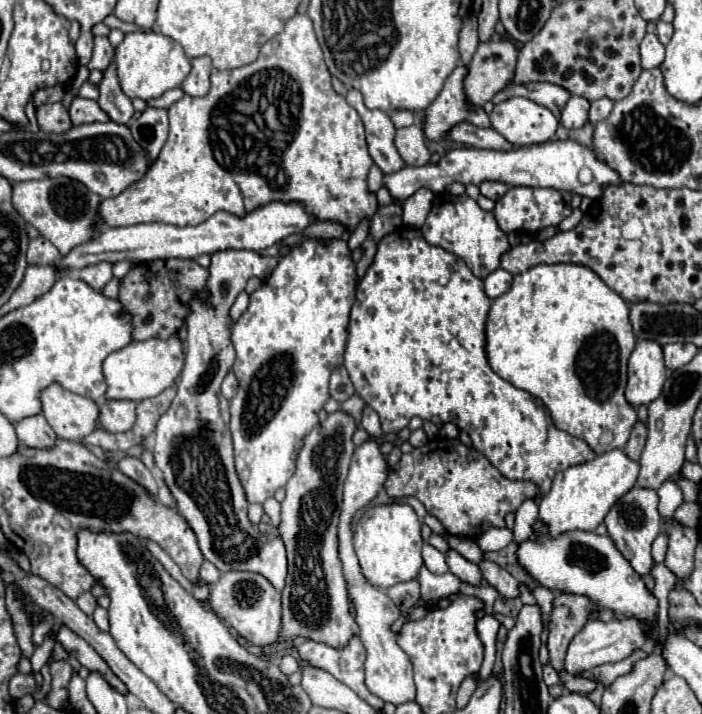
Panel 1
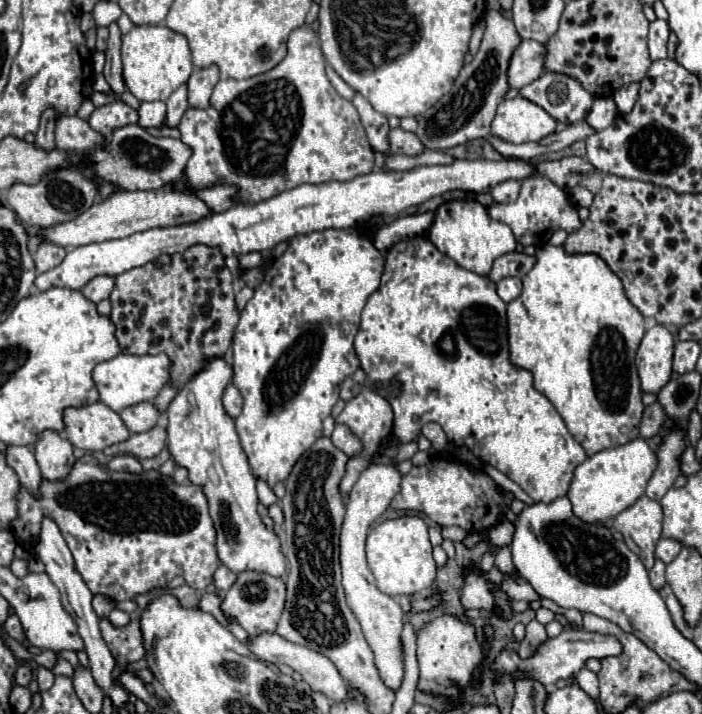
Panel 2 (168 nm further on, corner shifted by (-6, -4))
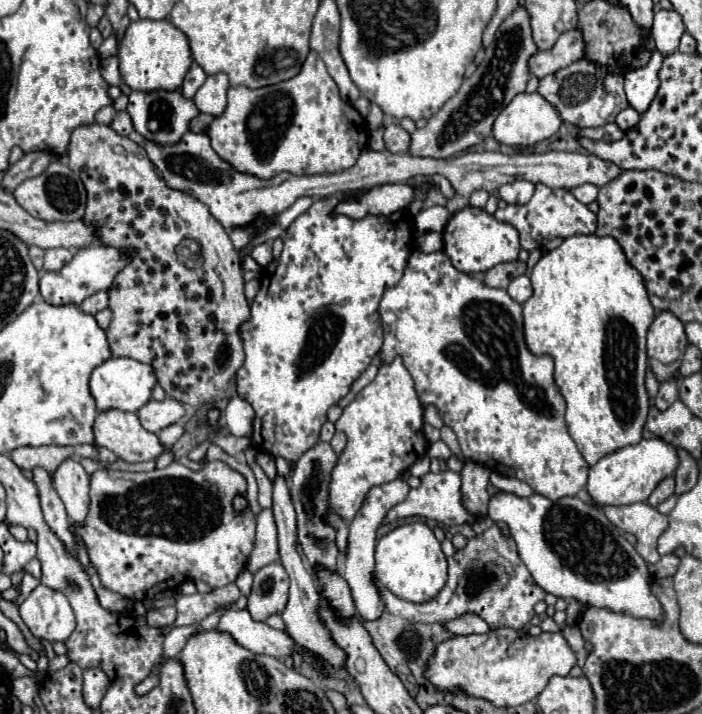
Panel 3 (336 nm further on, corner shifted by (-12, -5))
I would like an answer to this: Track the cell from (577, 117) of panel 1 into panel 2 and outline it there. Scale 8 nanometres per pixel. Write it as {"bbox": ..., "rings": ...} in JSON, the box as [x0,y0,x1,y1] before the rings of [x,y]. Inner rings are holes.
{"bbox":[586,96,618,130],"rings":[[[600,96],[594,100],[594,104],[586,116],[586,122],[592,128],[602,130],[602,128],[608,128],[616,116],[618,116],[618,110],[616,110],[614,98],[612,96]]]}

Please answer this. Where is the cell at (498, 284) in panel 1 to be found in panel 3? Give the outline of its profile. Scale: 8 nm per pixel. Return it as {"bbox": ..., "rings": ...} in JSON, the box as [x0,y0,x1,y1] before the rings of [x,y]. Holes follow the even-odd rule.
{"bbox":[508,275,532,303],"rings":[[[526,275],[522,277],[516,277],[510,285],[508,285],[508,295],[518,301],[518,303],[524,303],[530,295],[532,295],[532,285],[530,285],[530,279]]]}

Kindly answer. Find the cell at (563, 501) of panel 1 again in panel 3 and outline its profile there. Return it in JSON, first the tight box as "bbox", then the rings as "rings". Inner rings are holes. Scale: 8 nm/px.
{"bbox":[586,439,678,507],"rings":[[[642,439],[638,445],[622,447],[614,453],[604,455],[596,465],[590,467],[586,491],[594,505],[608,507],[608,505],[632,505],[638,501],[646,501],[656,485],[674,473],[678,465],[678,455],[674,445],[662,439]]]}

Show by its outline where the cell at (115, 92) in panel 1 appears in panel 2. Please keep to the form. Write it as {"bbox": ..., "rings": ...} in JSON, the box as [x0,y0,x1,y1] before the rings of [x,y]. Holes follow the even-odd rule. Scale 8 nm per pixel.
{"bbox":[104,22,126,96],"rings":[[[112,22],[108,26],[110,30],[110,38],[108,38],[108,48],[106,48],[106,66],[104,66],[104,78],[106,82],[110,84],[112,92],[116,96],[120,96],[126,86],[124,86],[124,80],[122,80],[122,62],[120,62],[120,28],[116,22]]]}

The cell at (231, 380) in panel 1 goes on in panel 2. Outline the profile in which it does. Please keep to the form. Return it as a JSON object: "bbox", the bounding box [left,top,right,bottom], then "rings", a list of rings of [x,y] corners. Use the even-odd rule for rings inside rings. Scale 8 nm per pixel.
{"bbox":[222,386,242,418],"rings":[[[228,386],[228,390],[224,392],[224,398],[222,398],[222,404],[230,418],[238,418],[242,412],[242,394],[238,392],[238,388]]]}

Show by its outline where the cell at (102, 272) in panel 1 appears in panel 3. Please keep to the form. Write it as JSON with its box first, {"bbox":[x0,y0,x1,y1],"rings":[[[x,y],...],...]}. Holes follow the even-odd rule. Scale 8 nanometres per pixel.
{"bbox":[80,291,108,315],"rings":[[[108,291],[94,293],[92,297],[84,299],[82,305],[80,305],[80,309],[82,309],[84,313],[92,313],[92,315],[96,315],[98,311],[102,311],[104,307],[108,307]]]}

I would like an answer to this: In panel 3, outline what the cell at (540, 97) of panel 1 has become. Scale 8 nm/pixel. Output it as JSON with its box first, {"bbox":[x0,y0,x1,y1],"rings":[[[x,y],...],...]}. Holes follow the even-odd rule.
{"bbox":[538,59,628,127],"rings":[[[580,59],[554,75],[548,75],[540,81],[538,93],[558,111],[564,125],[574,127],[600,127],[606,123],[612,123],[618,111],[628,107],[624,89],[622,89],[624,77],[620,73],[608,75],[606,69],[596,67],[588,59]]]}

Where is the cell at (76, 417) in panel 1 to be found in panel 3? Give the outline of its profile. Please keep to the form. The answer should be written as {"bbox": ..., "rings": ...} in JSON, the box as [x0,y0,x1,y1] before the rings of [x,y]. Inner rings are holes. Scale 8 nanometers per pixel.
{"bbox":[92,409,164,463],"rings":[[[120,409],[100,411],[92,429],[98,447],[110,449],[116,457],[128,463],[150,461],[164,453],[158,437],[142,429],[136,413]]]}

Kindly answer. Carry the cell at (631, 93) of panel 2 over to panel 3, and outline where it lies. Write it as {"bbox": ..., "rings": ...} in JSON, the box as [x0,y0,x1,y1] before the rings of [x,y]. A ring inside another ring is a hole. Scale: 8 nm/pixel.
{"bbox":[624,51,662,113],"rings":[[[654,51],[652,59],[648,61],[646,67],[628,71],[624,77],[624,91],[628,97],[630,107],[634,107],[636,111],[644,113],[648,109],[648,105],[652,103],[656,91],[658,91],[658,69],[662,65],[662,55],[658,51]]]}

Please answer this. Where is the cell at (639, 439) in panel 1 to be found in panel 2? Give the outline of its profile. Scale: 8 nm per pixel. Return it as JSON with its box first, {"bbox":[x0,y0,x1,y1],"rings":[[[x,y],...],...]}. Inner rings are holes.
{"bbox":[640,402,666,440],"rings":[[[660,402],[646,406],[644,416],[642,416],[642,424],[640,424],[640,436],[648,440],[654,434],[658,434],[662,430],[664,420],[666,420],[666,414],[664,414],[664,408],[662,408]]]}

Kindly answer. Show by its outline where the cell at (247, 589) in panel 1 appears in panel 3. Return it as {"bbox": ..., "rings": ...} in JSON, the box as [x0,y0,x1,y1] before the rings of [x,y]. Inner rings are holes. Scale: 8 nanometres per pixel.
{"bbox":[248,563,288,621],"rings":[[[270,563],[254,573],[254,585],[248,593],[248,613],[254,621],[266,621],[270,615],[284,613],[284,605],[288,603],[288,575],[280,563]]]}

